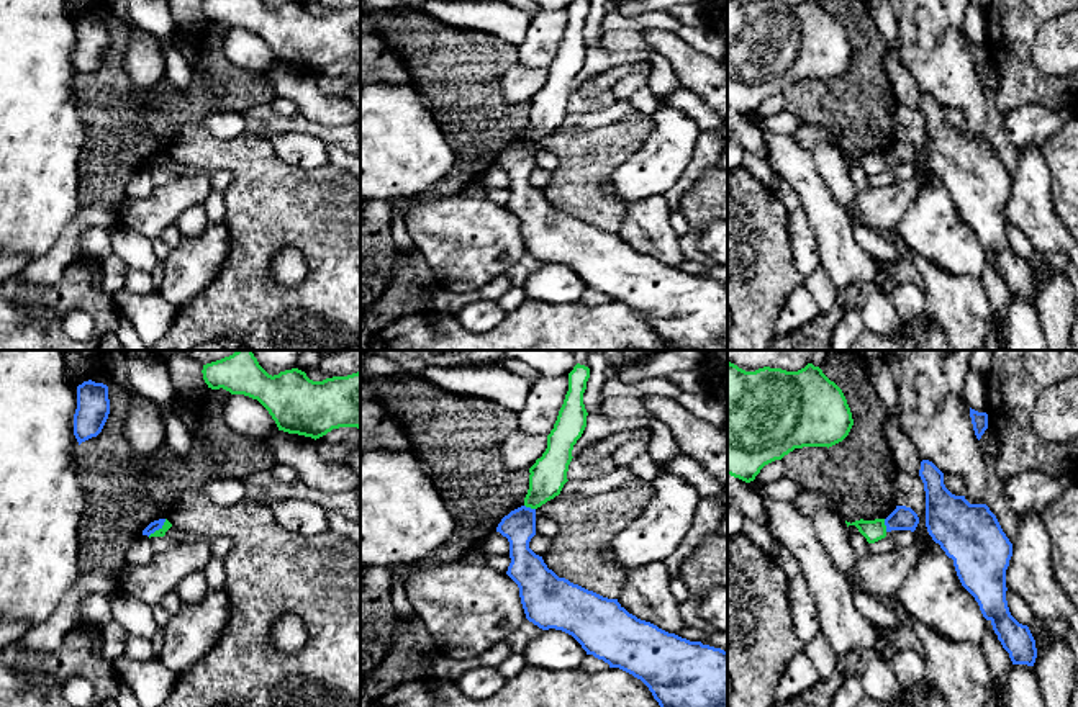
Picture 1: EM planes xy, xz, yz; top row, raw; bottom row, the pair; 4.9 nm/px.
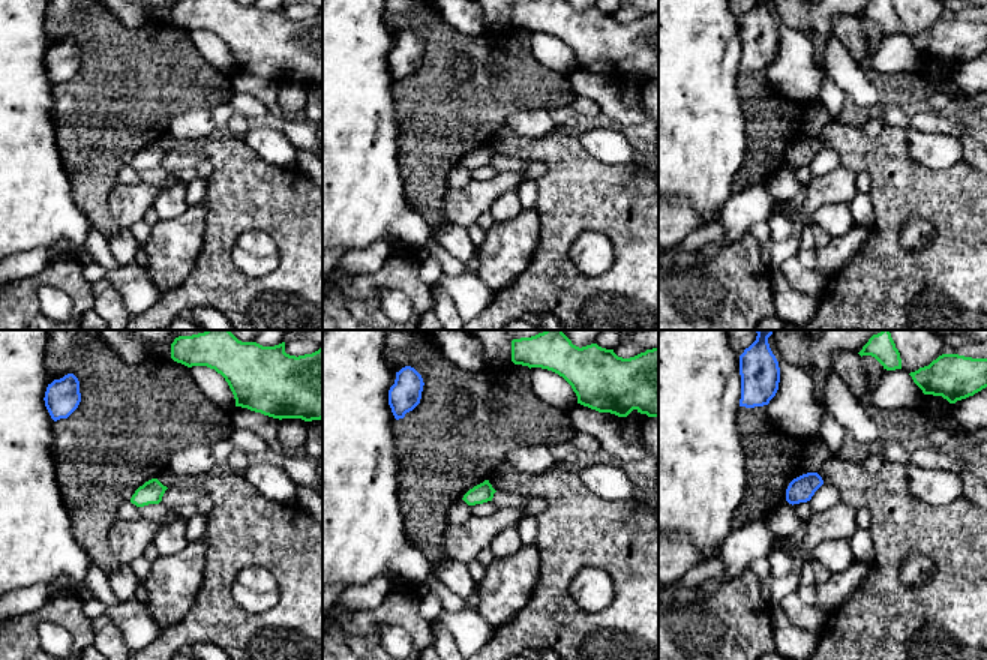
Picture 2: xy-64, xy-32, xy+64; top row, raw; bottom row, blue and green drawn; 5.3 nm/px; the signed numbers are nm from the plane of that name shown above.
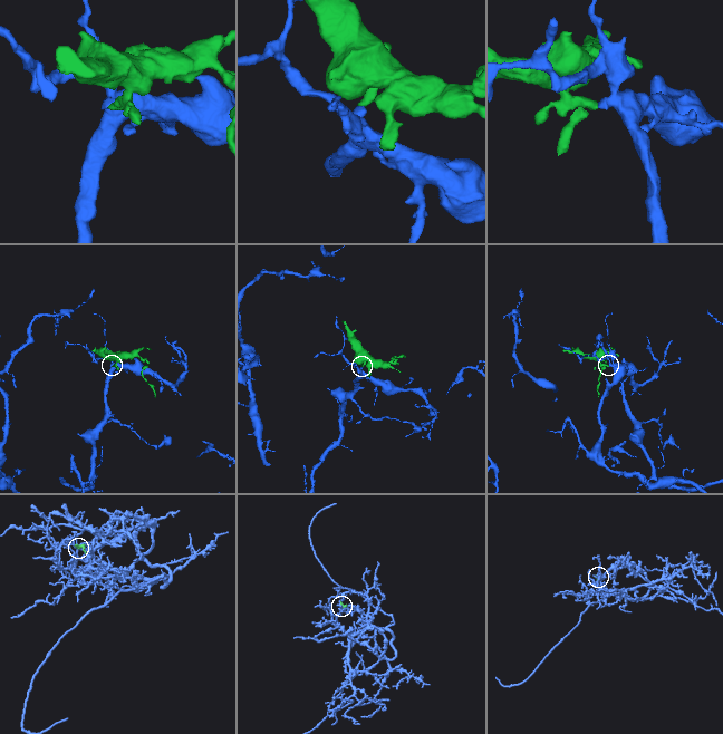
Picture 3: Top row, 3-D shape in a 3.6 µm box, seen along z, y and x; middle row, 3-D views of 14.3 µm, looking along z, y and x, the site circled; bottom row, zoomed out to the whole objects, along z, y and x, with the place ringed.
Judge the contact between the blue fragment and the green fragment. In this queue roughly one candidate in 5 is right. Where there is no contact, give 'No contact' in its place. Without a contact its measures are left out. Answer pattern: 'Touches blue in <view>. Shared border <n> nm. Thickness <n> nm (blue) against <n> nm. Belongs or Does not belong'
Touches blue in xy. Shared border 130 nm. Thickness 50 nm (blue) against 50 nm. Does not belong

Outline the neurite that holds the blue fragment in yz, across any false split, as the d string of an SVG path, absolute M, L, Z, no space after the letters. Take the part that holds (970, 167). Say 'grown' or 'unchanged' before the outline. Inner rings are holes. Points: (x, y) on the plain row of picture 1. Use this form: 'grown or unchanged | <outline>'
unchanged | M929 93L921 95L919 110L926 124L926 160L949 191L962 219L975 231L1012 298L1034 299L1035 273L1027 259L1019 257L1006 234L1006 203L1012 177L986 137L970 137L952 128L944 106Z

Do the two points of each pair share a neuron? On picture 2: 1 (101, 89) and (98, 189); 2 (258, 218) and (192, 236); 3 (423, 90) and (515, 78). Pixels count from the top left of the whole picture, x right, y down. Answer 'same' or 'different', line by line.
1: same
2: different
3: same

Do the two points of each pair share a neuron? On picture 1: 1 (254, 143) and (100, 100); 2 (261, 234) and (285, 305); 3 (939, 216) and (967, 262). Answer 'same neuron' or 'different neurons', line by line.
1: different neurons
2: same neuron
3: same neuron

